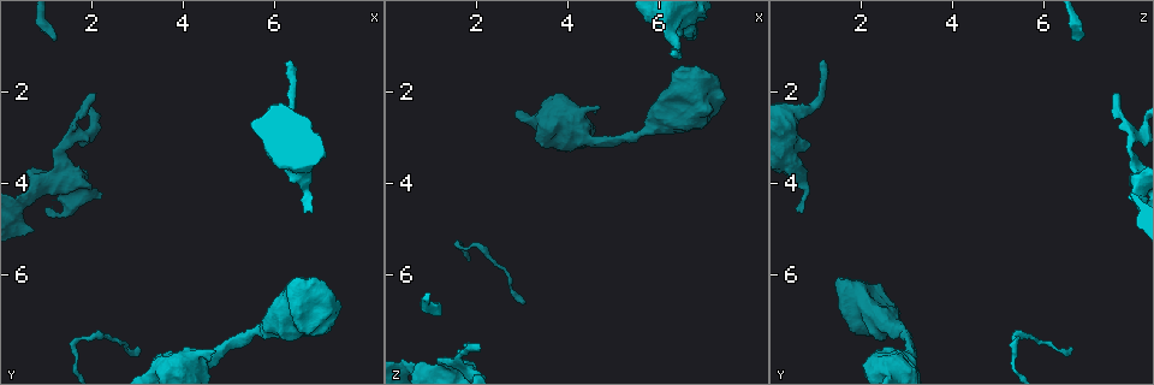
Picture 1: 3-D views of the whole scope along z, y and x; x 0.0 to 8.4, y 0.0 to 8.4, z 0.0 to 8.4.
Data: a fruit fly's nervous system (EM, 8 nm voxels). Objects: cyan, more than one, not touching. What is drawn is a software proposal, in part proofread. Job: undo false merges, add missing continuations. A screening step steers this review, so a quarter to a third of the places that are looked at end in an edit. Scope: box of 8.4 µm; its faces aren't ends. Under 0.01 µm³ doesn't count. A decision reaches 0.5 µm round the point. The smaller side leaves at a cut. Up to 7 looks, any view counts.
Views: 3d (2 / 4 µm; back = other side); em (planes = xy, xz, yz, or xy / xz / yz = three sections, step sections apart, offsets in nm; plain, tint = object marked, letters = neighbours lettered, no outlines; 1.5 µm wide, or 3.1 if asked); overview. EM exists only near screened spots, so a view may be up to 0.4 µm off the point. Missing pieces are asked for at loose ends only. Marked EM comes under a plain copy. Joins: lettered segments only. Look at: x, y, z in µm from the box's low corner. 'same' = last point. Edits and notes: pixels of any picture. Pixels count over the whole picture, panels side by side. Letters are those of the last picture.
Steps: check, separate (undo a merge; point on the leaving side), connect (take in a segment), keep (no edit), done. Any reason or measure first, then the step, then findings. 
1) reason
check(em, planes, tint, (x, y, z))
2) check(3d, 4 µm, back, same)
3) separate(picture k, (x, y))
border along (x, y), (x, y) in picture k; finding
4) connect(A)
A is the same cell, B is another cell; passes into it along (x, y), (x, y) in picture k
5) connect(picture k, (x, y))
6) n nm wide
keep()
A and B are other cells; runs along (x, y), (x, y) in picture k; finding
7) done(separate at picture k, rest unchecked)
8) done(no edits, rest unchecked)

tapers out
check(3d, 2 µm, (6.35, 1.30, 1.15))

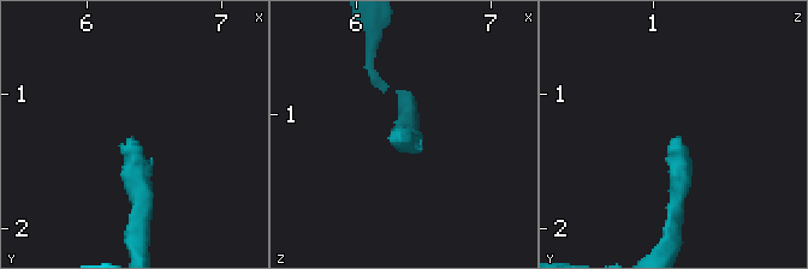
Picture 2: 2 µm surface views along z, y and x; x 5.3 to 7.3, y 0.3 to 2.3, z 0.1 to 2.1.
need the tissue
check(em, yz, step 8, letters, (6.30, 1.34, 1.16))

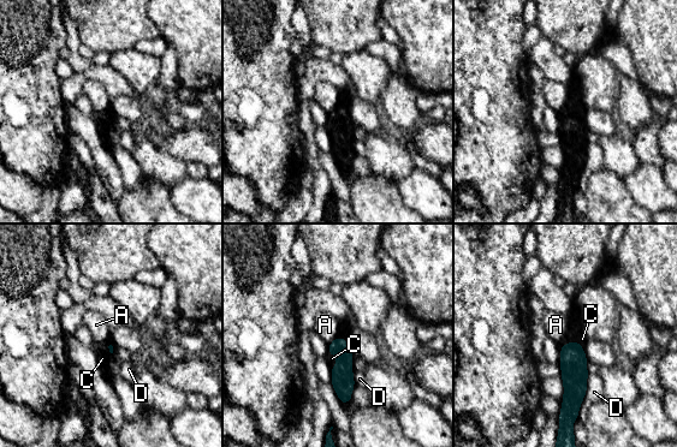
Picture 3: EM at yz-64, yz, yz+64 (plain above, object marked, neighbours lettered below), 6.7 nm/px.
check(em, planes, letters, same)

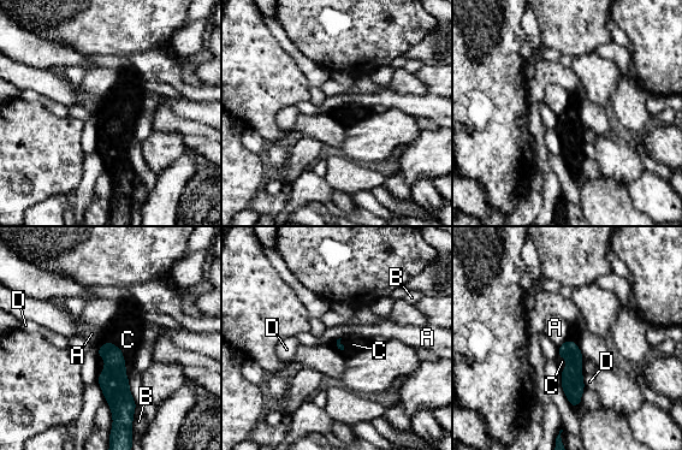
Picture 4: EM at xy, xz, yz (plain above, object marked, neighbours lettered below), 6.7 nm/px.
connect(C)
C is the same cell, A, B and D are other cells; the neuron continues

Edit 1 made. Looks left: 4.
free end
check(em, planes, letters, (2.10, 2.00, 7.55))

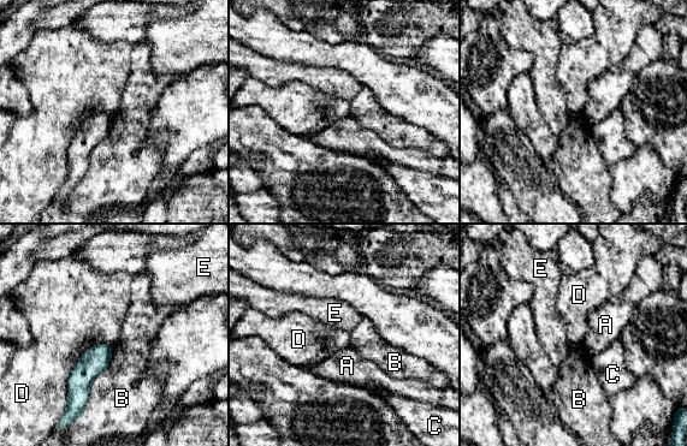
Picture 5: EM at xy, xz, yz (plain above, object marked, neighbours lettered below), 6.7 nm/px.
160 nm wide
keep()
A, B, C, D and E are other cells; border along (110, 344), (83, 354), (65, 408) in picture 5; no lettered segment goes on from it

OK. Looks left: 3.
done(connect at picture 4, rest unchecked)

